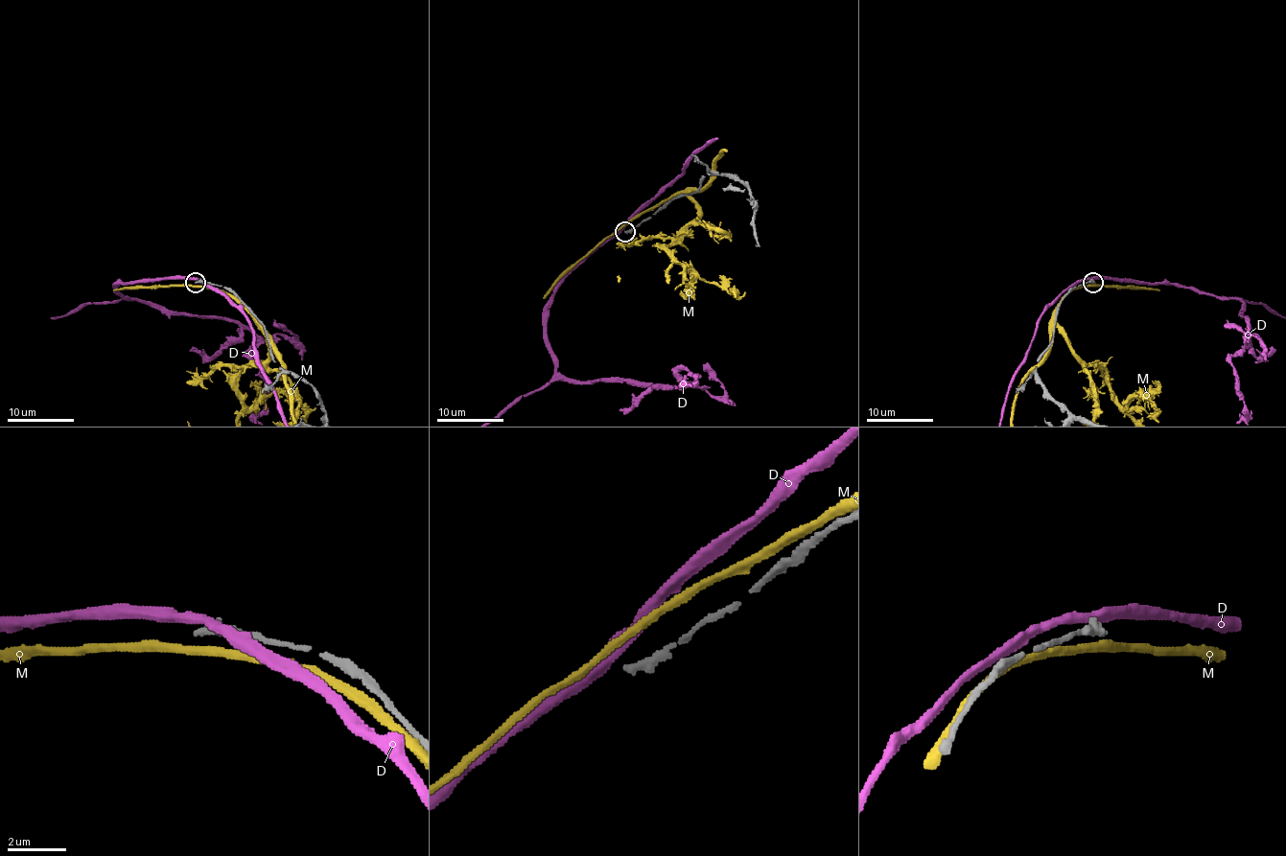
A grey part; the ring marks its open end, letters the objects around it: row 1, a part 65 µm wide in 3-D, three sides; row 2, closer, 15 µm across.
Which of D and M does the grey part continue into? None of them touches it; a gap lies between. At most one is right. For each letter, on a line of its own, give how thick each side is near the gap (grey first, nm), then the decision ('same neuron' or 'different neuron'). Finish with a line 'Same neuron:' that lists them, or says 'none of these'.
D: calibres 320 and 420 nm; different neuron
M: calibres 320 and 280 nm; different neuron
Same neuron: none of these

